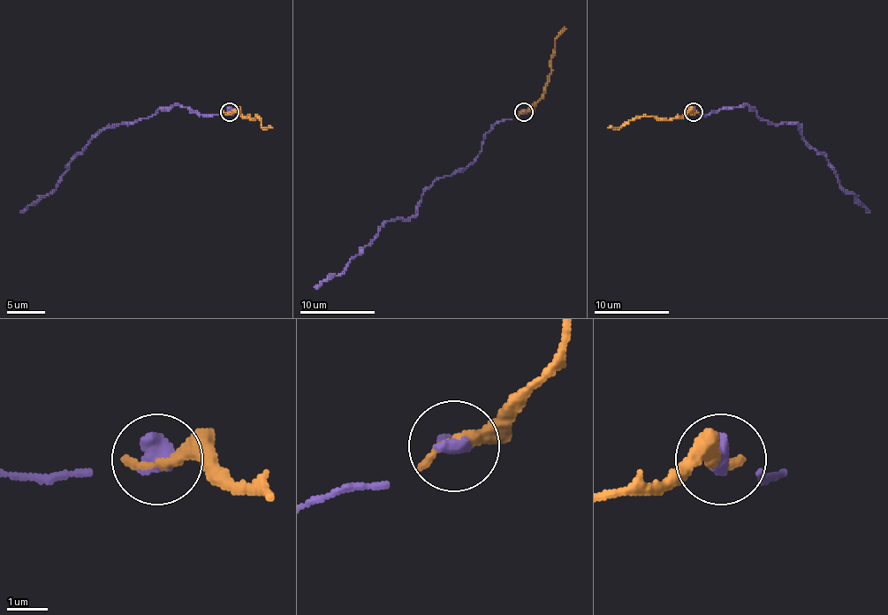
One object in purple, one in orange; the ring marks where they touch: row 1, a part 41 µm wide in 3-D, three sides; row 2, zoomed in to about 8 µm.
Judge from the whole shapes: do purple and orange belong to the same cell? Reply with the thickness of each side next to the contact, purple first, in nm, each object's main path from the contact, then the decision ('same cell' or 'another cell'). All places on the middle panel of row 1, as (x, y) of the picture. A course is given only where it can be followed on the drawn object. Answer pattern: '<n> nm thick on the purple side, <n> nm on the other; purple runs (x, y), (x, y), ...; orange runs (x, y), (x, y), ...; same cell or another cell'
480 nm thick on the purple side, 360 nm on the other; purple runs (523, 111), (498, 121), (466, 166), (438, 178), (415, 213), (387, 221), (345, 268), (314, 286); orange runs (523, 111), (542, 96), (551, 72), (551, 57), (557, 38), (565, 26); another cell

